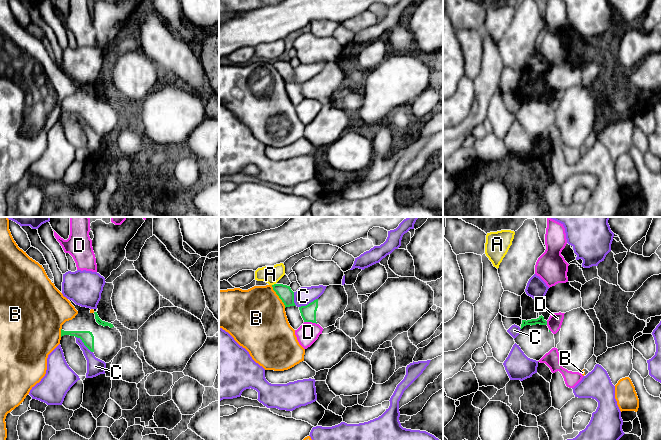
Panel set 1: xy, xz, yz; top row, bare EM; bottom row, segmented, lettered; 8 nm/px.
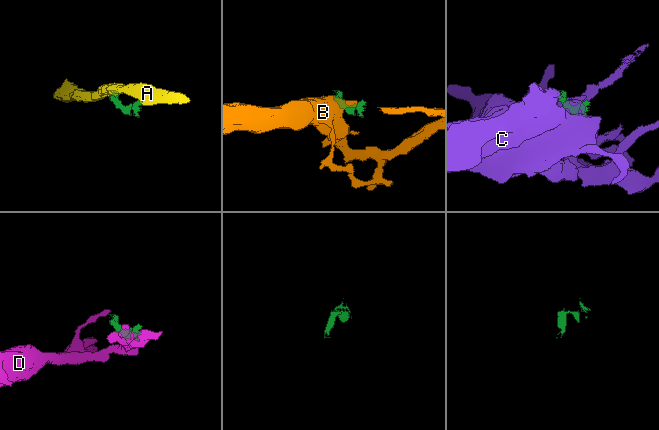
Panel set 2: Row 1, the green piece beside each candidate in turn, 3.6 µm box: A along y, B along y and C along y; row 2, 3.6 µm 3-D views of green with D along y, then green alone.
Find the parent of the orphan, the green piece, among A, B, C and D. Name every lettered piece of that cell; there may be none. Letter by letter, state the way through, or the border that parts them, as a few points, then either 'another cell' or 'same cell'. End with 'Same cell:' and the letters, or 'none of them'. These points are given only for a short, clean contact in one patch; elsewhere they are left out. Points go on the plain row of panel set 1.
A: another cell
B: another cell
C: border xy (75, 112), (92, 128); another cell
D: border xz (304, 97), (316, 100); another cell
Same cell: none of them

